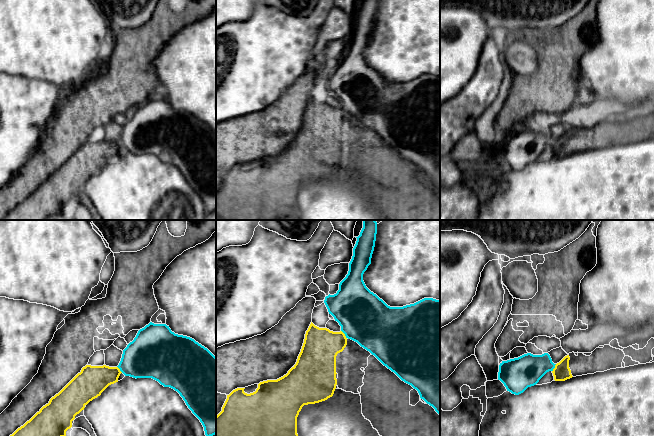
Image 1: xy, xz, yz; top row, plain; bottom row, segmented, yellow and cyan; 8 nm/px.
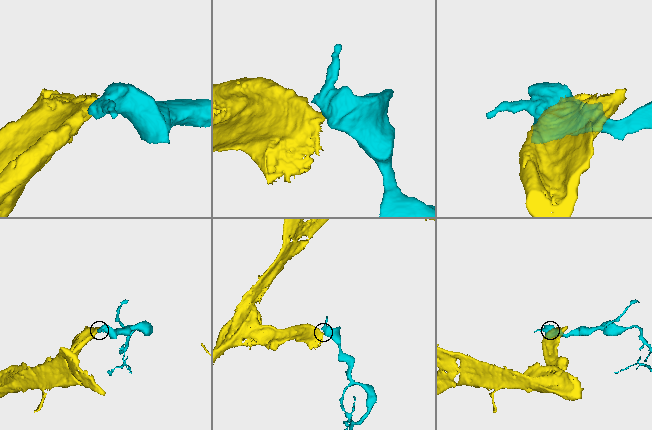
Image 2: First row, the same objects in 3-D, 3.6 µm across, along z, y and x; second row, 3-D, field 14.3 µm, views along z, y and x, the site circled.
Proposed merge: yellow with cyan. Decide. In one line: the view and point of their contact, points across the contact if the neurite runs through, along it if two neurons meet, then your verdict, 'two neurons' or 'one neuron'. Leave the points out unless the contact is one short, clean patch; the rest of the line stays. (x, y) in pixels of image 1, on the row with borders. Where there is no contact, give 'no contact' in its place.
xz (344, 334) | along xz (341, 330), (346, 338) | two neurons

